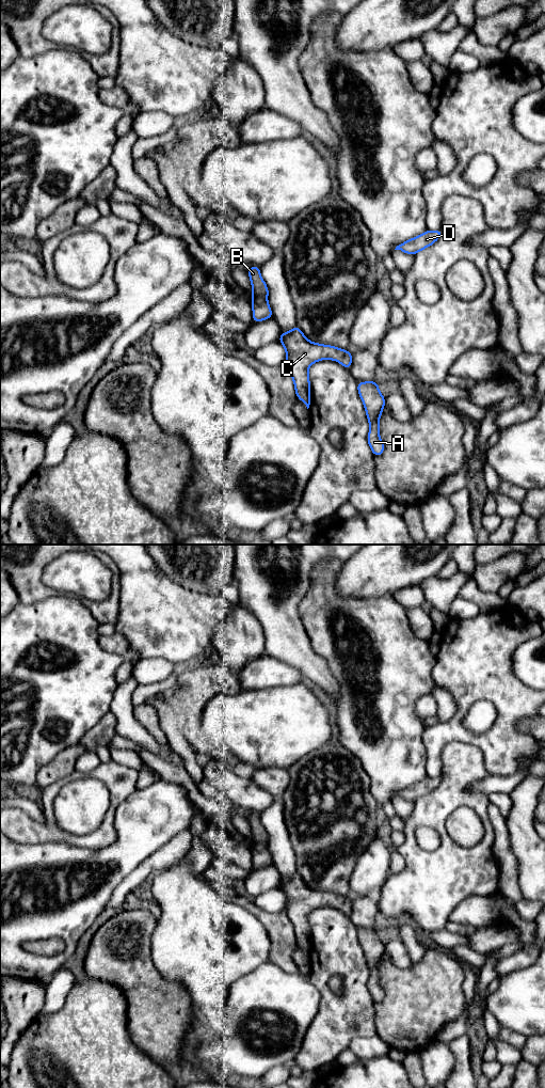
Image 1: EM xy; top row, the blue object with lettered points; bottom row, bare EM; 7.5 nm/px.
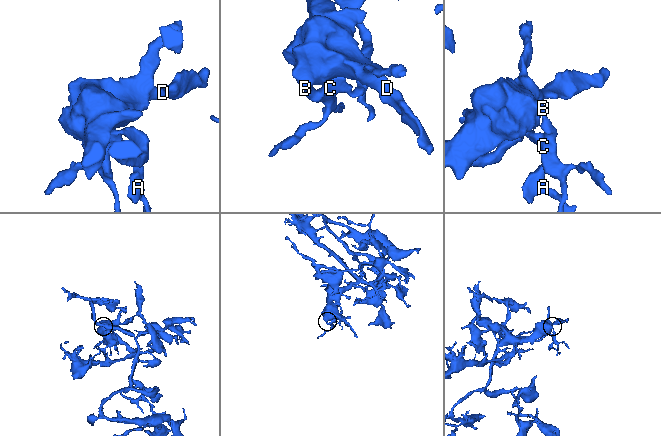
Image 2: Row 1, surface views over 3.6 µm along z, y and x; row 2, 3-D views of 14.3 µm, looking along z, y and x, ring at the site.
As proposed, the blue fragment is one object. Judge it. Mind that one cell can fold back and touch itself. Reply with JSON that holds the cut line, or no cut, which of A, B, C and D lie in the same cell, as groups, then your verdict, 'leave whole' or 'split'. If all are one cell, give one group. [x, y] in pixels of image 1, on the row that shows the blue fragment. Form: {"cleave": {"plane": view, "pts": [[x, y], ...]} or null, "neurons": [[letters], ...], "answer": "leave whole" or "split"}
{"cleave": {"plane": "xy", "pts": [[254, 294], [266, 298]]}, "neurons": [["A", "C"], ["B", "D"]], "answer": "split"}

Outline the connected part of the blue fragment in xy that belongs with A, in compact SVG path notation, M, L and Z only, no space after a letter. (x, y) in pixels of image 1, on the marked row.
M357 381L357 390L363 400L370 429L368 433L368 444L375 456L381 456L385 445L380 439L379 419L385 406L385 397L380 393L379 384L375 381Z

